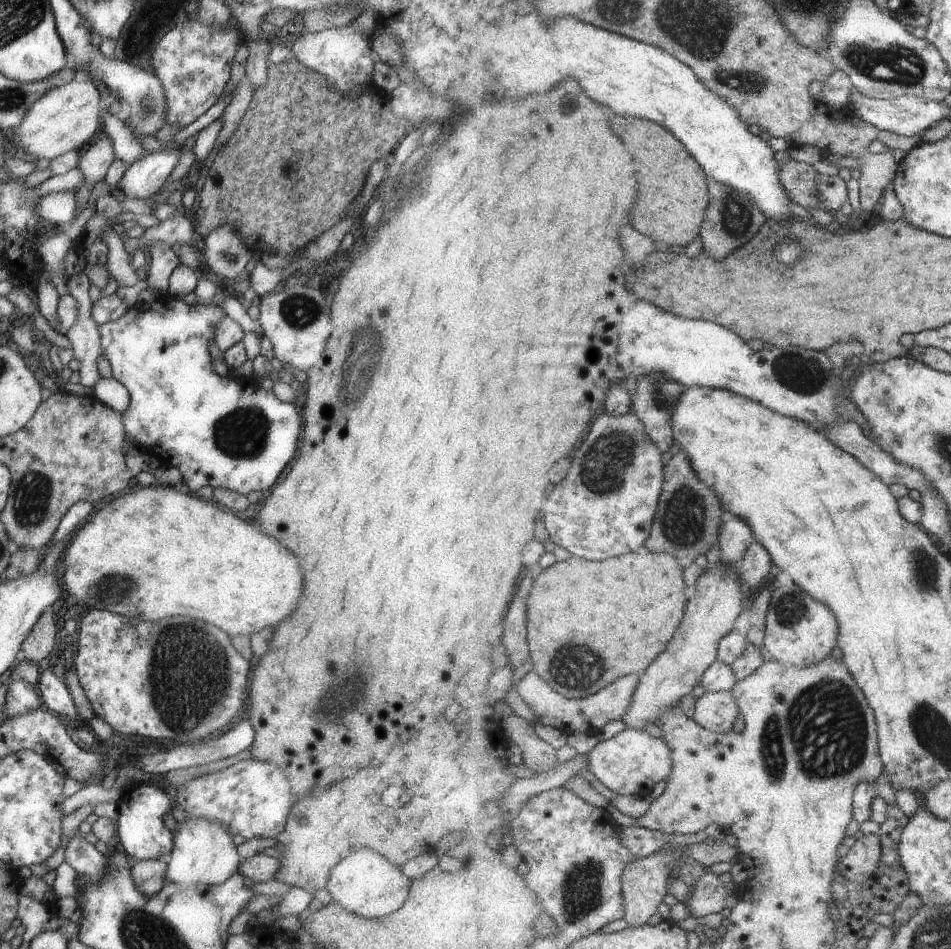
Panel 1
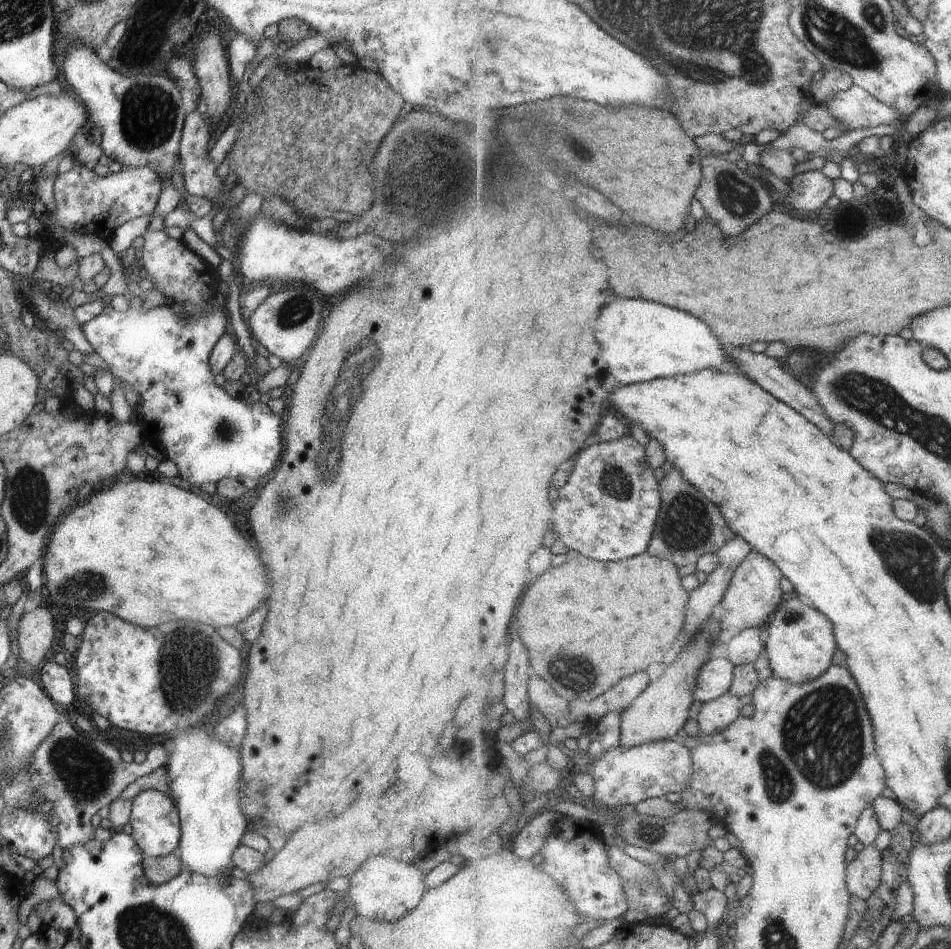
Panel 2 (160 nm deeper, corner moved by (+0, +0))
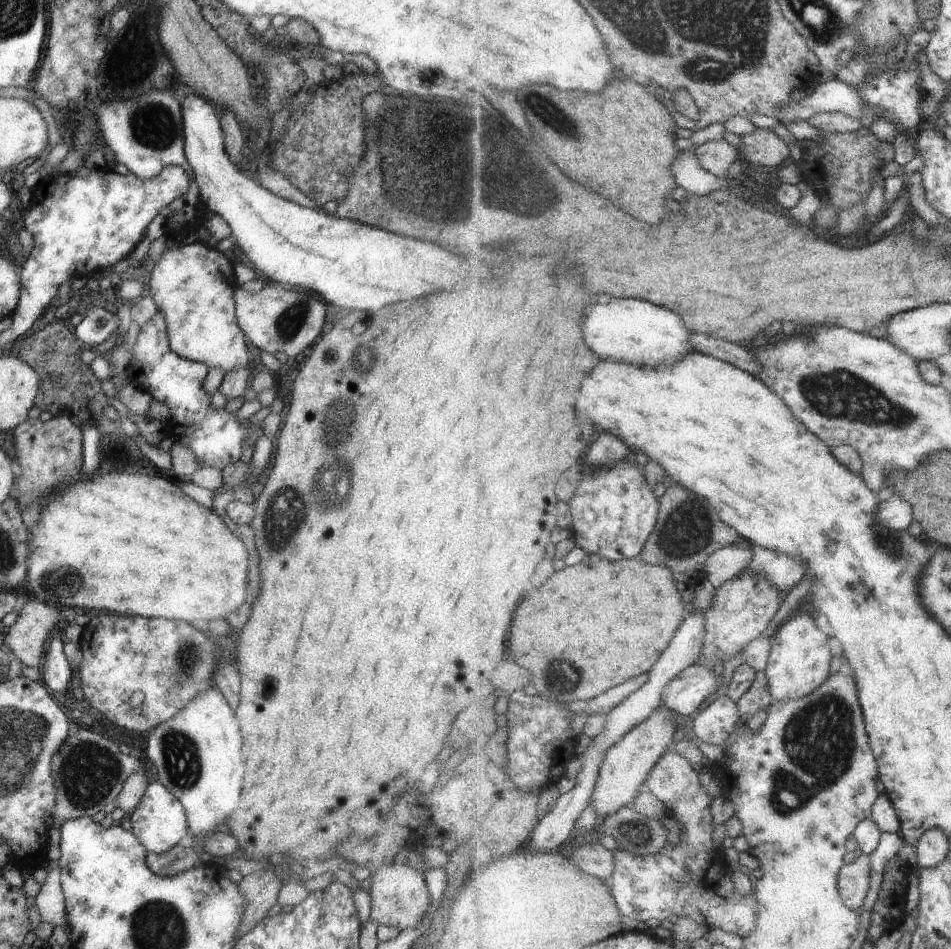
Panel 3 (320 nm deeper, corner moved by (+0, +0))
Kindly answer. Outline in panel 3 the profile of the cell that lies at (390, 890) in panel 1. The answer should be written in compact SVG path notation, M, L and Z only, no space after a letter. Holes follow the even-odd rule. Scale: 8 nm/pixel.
M390 863L383 865L373 874L370 874L371 886L370 894L370 913L368 918L385 926L393 926L398 931L415 928L423 918L425 912L430 907L430 894L424 879L424 873L421 870L415 870L405 865Z

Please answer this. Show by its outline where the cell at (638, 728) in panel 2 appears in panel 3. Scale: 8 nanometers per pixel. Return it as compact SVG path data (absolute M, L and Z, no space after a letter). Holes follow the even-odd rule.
M661 708L645 722L628 732L606 752L590 800L590 805L598 814L599 820L606 819L612 814L618 813L619 810L631 806L639 793L644 790L651 771L661 757L668 752L671 746L669 744L675 736L676 717L671 716L669 712L675 713L669 708Z

